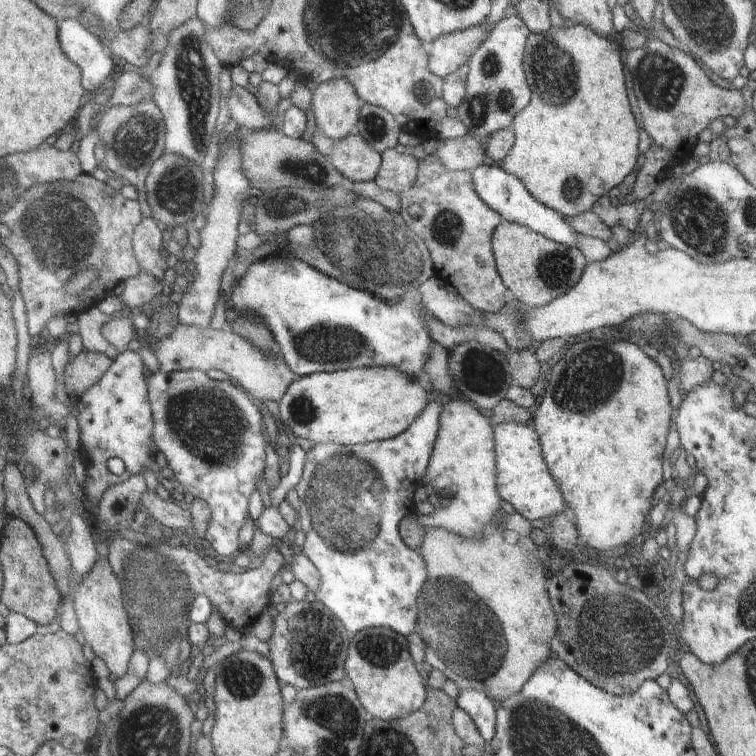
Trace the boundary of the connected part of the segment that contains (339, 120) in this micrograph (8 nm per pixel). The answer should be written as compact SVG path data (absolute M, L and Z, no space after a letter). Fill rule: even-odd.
M332 78L318 84L311 104L316 127L336 140L354 132L358 116L358 94L346 78Z

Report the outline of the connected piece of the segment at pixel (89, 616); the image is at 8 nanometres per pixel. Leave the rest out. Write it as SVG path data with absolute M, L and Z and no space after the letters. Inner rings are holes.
M101 557L90 574L84 576L79 589L75 593L73 604L79 618L80 629L84 632L87 642L95 654L104 660L111 675L120 679L128 674L130 662L137 650L136 634L130 624L129 610L124 602L124 588L113 564L108 557Z

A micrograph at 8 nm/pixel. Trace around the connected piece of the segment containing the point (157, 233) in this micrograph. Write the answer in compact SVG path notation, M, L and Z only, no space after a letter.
M153 217L144 218L144 222L136 228L134 246L140 266L145 272L154 274L164 280L166 269L172 263L172 258L164 258L164 227Z

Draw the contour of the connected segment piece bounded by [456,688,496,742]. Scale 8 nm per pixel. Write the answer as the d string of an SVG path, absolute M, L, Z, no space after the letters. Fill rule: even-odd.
M460 690L457 703L472 718L486 742L495 736L496 707L491 697L478 690Z

